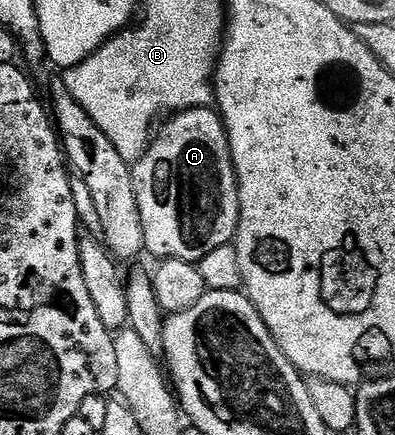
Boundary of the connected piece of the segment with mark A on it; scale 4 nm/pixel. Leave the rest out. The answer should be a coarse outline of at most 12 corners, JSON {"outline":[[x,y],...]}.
{"outline":[[213,107],[175,112],[130,170],[145,251],[200,262],[238,231]]}

